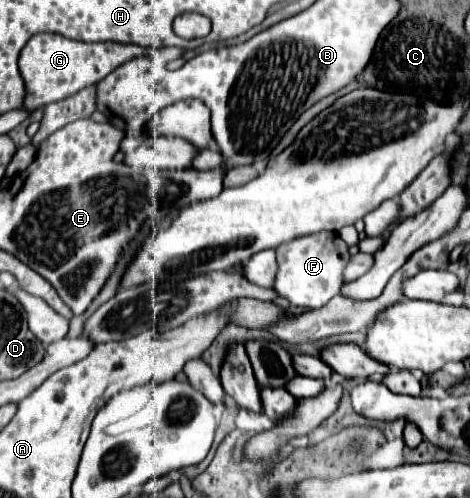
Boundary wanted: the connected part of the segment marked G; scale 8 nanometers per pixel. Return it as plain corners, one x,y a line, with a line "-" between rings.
37,34
21,50
19,70
23,72
27,96
31,96
31,82
91,82
91,84
97,84
109,72
113,72
119,64
125,64
127,60
149,56
161,64
166,64
182,54
183,50
176,47
153,49
135,46
135,44
119,44
119,42
79,42
79,40
69,40
61,34

